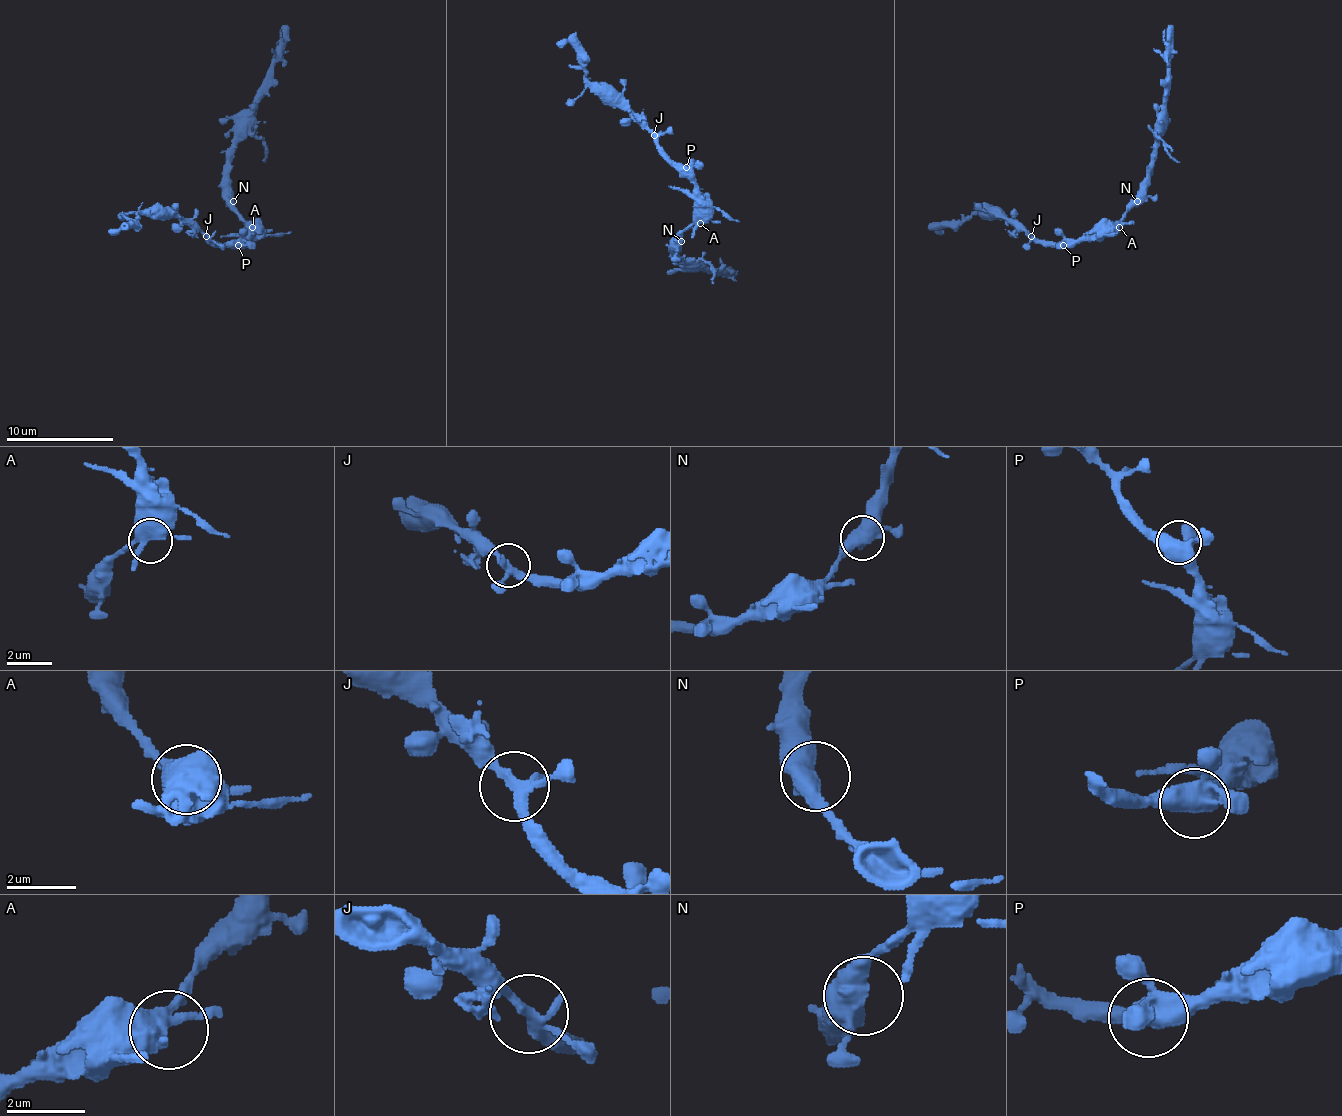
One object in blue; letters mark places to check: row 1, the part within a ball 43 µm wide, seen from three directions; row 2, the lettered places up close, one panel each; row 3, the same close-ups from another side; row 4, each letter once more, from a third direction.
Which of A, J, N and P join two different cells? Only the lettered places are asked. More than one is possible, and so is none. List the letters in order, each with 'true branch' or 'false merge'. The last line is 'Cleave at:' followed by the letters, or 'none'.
A: true branch
J: true branch
N: true branch
P: true branch
Cleave at: none

